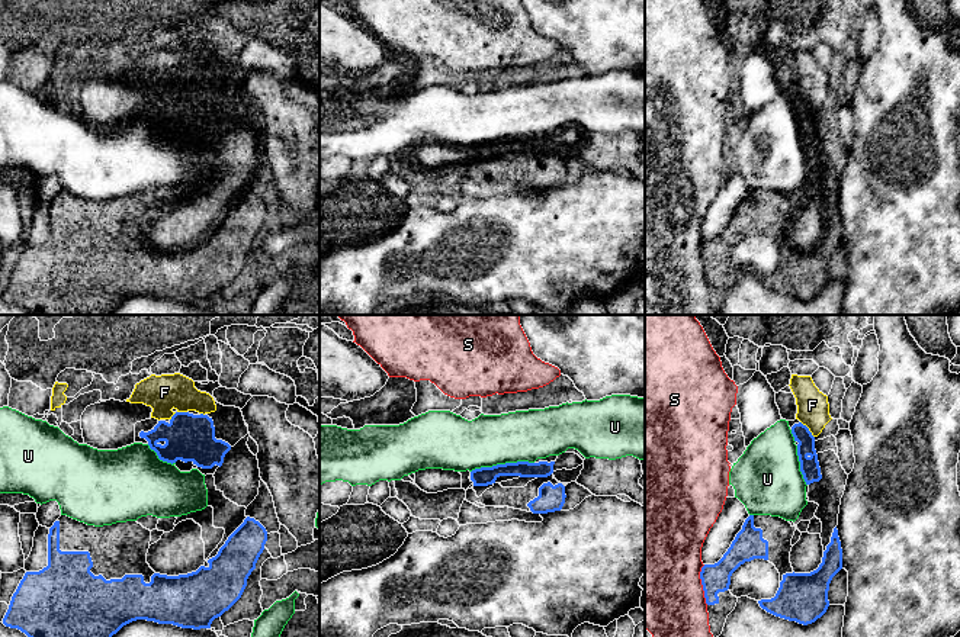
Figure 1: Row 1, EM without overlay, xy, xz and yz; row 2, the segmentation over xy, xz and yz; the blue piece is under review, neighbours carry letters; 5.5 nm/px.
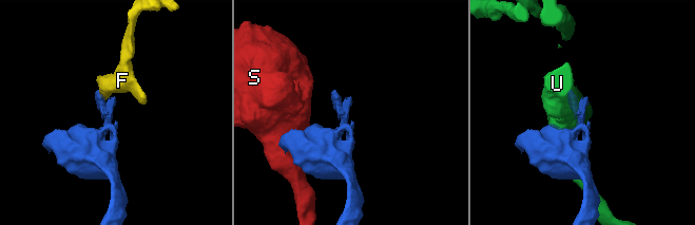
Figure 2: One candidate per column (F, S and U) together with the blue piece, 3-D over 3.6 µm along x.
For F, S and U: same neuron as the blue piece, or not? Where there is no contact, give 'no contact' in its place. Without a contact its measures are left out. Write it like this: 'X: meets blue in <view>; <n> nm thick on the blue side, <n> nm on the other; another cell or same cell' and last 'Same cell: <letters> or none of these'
F: meets blue in xy; 260 nm thick on the blue side, 200 nm on the other; same cell
S: meets blue in yz; 160 nm thick on the blue side, 480 nm on the other; another cell
U: meets blue in xz; 110 nm thick on the blue side, 280 nm on the other; another cell
Same cell: F

